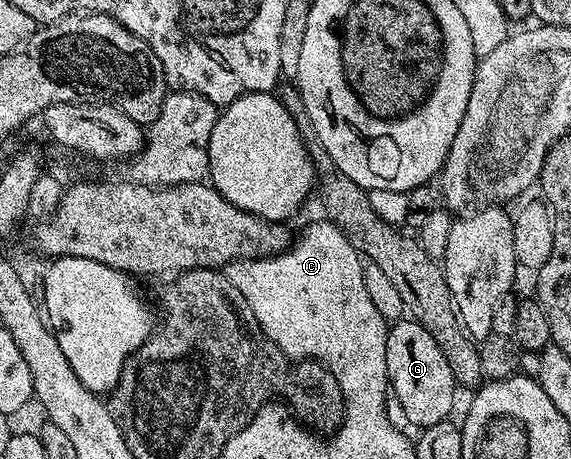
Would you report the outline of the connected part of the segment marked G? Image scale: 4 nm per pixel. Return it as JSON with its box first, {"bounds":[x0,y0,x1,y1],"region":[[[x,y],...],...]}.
{"bounds":[386,318,458,430],"region":[[[403,318],[388,329],[386,338],[386,370],[391,395],[400,403],[404,416],[416,427],[423,430],[438,422],[449,419],[456,404],[458,385],[450,370],[450,362],[446,362],[446,354],[426,334],[426,330],[418,321]]]}

